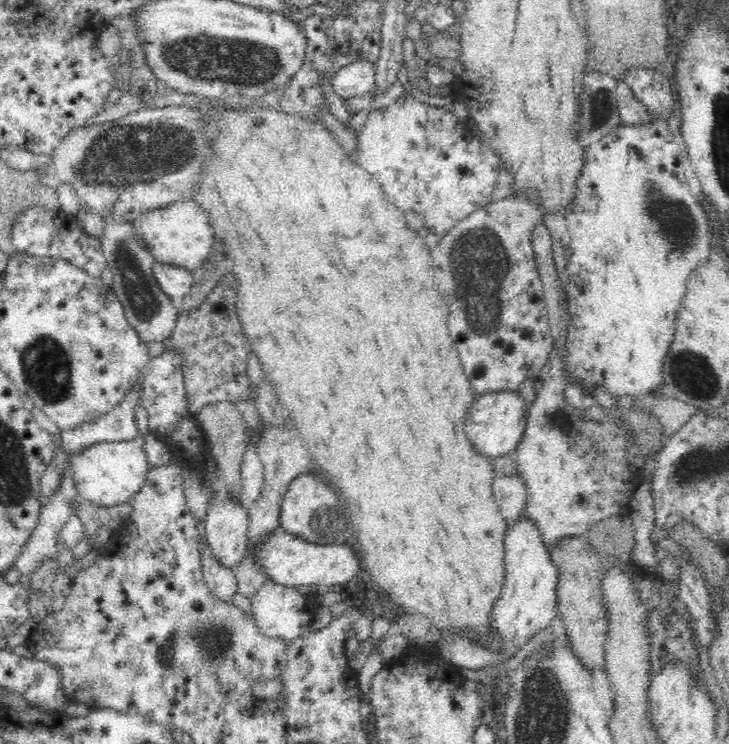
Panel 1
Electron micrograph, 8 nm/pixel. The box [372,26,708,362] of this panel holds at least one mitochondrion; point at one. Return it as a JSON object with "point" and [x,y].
{"point":[482,264]}

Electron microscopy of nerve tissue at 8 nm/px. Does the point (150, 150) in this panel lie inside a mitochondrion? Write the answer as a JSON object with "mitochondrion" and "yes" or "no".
{"mitochondrion":"yes"}

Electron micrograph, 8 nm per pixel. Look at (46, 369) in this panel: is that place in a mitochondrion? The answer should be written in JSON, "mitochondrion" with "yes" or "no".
{"mitochondrion":"yes"}

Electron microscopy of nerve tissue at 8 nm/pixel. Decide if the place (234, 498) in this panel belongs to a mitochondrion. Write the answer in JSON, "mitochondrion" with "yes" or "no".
{"mitochondrion":"no"}

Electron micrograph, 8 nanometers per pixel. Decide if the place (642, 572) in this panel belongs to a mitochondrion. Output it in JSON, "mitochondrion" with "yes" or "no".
{"mitochondrion":"no"}

